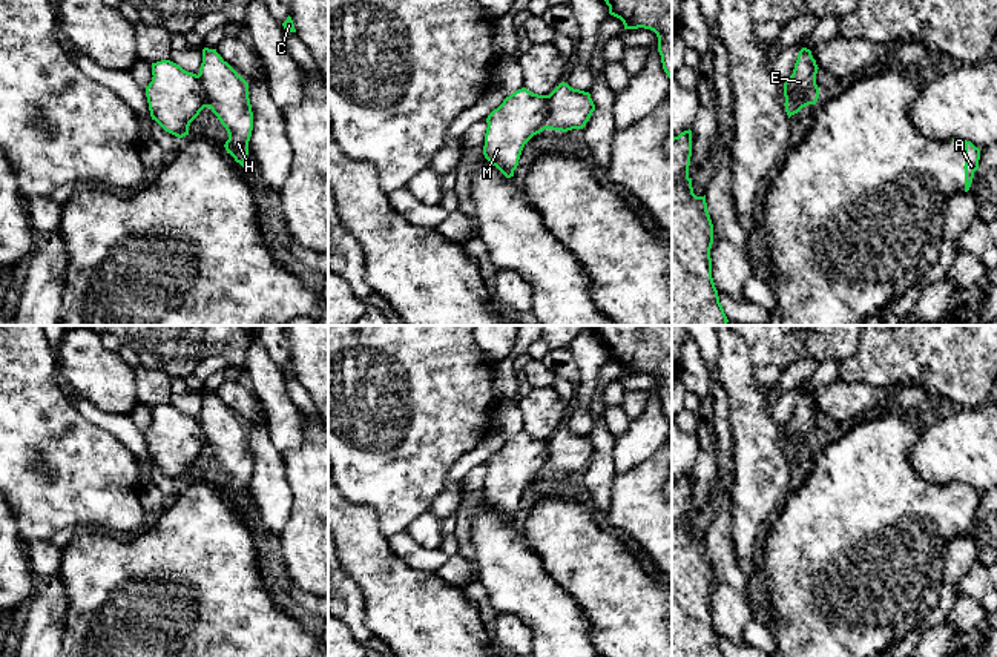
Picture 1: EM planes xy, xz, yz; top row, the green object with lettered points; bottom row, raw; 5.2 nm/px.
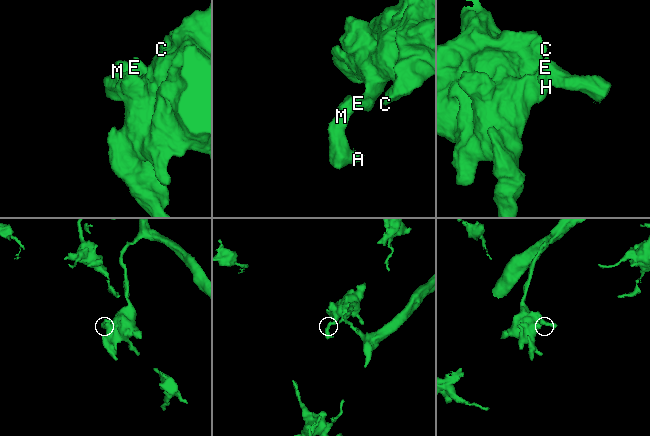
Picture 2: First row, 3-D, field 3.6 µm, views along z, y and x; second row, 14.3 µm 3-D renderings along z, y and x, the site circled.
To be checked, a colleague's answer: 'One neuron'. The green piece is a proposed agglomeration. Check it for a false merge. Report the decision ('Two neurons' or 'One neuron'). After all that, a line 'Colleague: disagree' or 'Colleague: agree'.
Two neurons
Colleague: disagree

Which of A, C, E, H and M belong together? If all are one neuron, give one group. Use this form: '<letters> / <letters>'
A M / C E H

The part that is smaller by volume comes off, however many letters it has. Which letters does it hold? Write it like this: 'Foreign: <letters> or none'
Foreign: A, M

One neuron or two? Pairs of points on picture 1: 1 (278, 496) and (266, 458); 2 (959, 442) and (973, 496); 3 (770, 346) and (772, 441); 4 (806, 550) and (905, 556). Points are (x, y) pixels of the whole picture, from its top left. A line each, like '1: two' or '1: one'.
1: one
2: two
3: two
4: one

